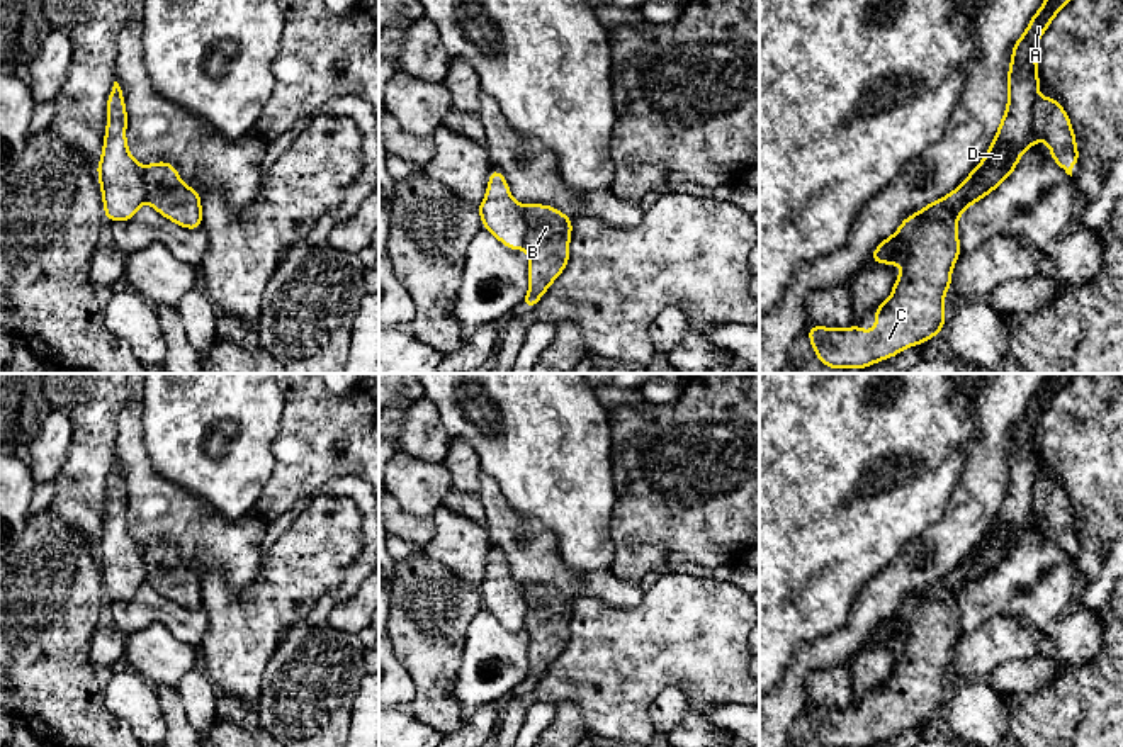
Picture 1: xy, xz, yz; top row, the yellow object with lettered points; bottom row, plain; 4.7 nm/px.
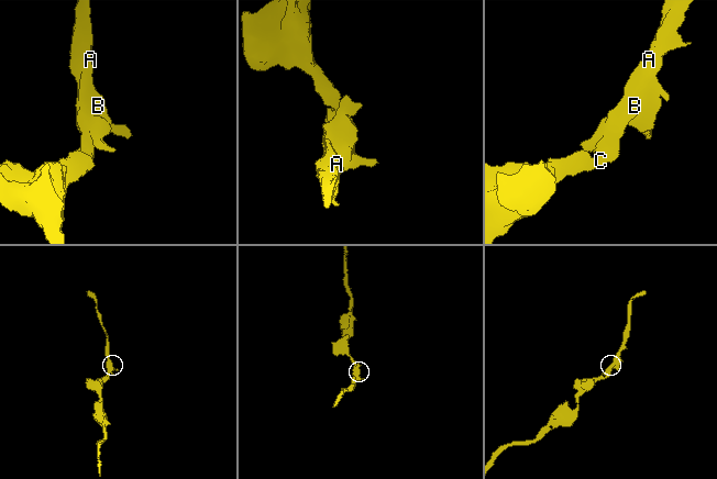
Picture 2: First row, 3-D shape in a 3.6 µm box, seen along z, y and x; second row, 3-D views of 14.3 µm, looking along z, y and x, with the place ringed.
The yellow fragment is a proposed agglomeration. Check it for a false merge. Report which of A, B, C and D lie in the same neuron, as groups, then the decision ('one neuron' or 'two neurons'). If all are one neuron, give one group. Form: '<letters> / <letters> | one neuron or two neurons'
A C D / B | two neurons

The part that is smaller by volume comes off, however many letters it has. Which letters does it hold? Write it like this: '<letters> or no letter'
B

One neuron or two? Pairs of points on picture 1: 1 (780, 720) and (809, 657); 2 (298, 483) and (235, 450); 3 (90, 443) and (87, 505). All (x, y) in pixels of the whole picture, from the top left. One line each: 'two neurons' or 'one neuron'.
1: one neuron
2: two neurons
3: one neuron

